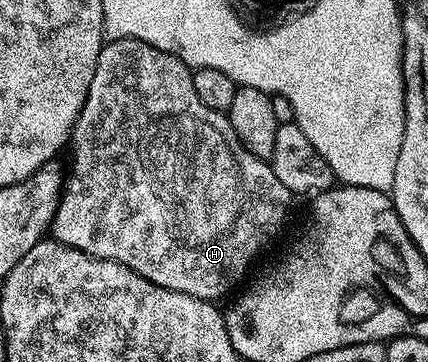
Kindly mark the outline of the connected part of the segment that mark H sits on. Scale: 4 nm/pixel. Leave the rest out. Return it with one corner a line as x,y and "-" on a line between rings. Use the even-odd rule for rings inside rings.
112,40
104,43
101,54
97,58
97,70
93,70
93,82
89,82
89,90
87,91
87,101
81,110
81,114
75,119
75,124
71,128
71,136
69,139
69,152
71,148
71,169
68,167
65,172
65,183
63,185
63,194
59,198
59,205
55,211
55,217
51,220
49,229
50,235
58,240
61,244
67,244
71,248
81,250
90,256
96,256
102,260
112,260
121,266
125,266
129,270
133,270
137,274
141,274
141,278
145,278
149,282
153,282
157,286
165,286
174,292
181,294
189,294
193,298
201,298
202,300
210,300
219,302
219,299
230,290
231,284
235,284
247,271
251,268
251,263
259,256
259,251
262,250
263,244
267,244
279,231
283,228
283,223
287,220
287,215
291,212
291,200
293,194
285,186
281,186
281,181
278,180
277,174
273,174
270,163
264,157
255,156
252,152
239,141
237,134
233,130
231,121
226,115
217,110
209,110
209,106
205,106
205,102
201,102
201,98
197,98
197,90
193,90
193,78
191,77
192,69
187,67
185,62
181,62
181,58
177,58
171,52
165,50
157,50
157,46
149,46
140,40

